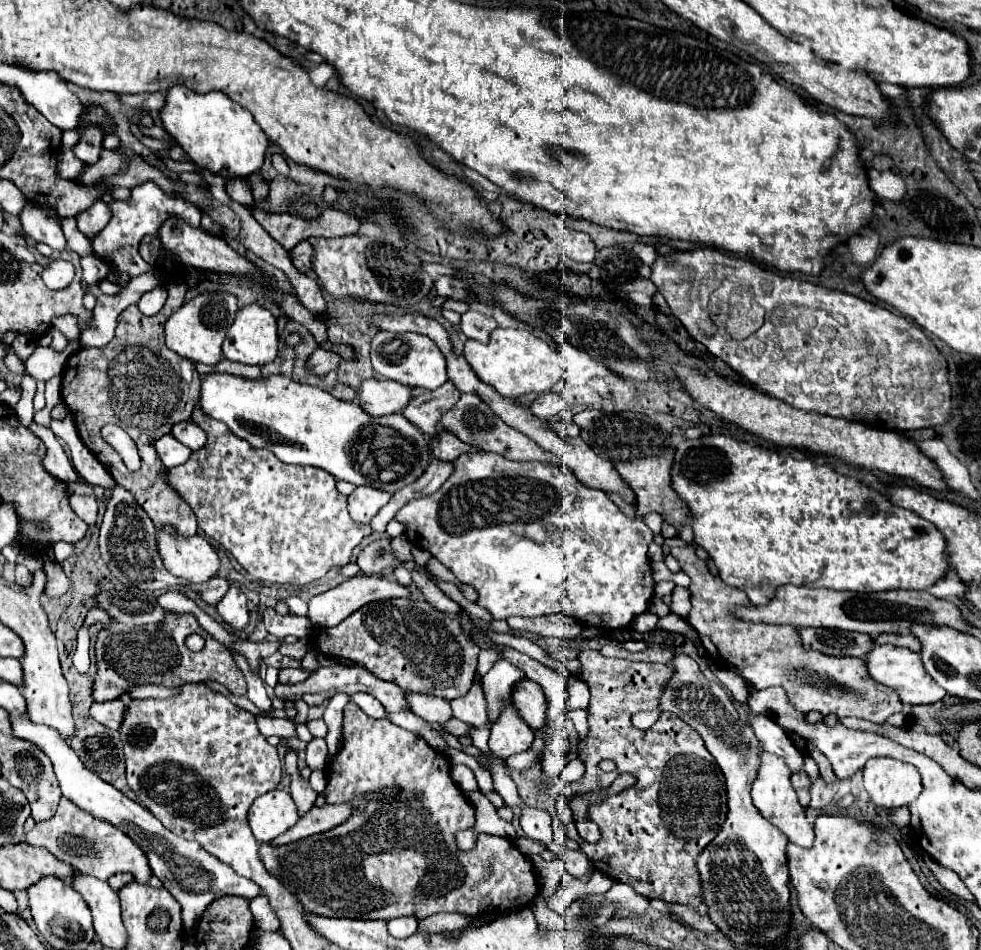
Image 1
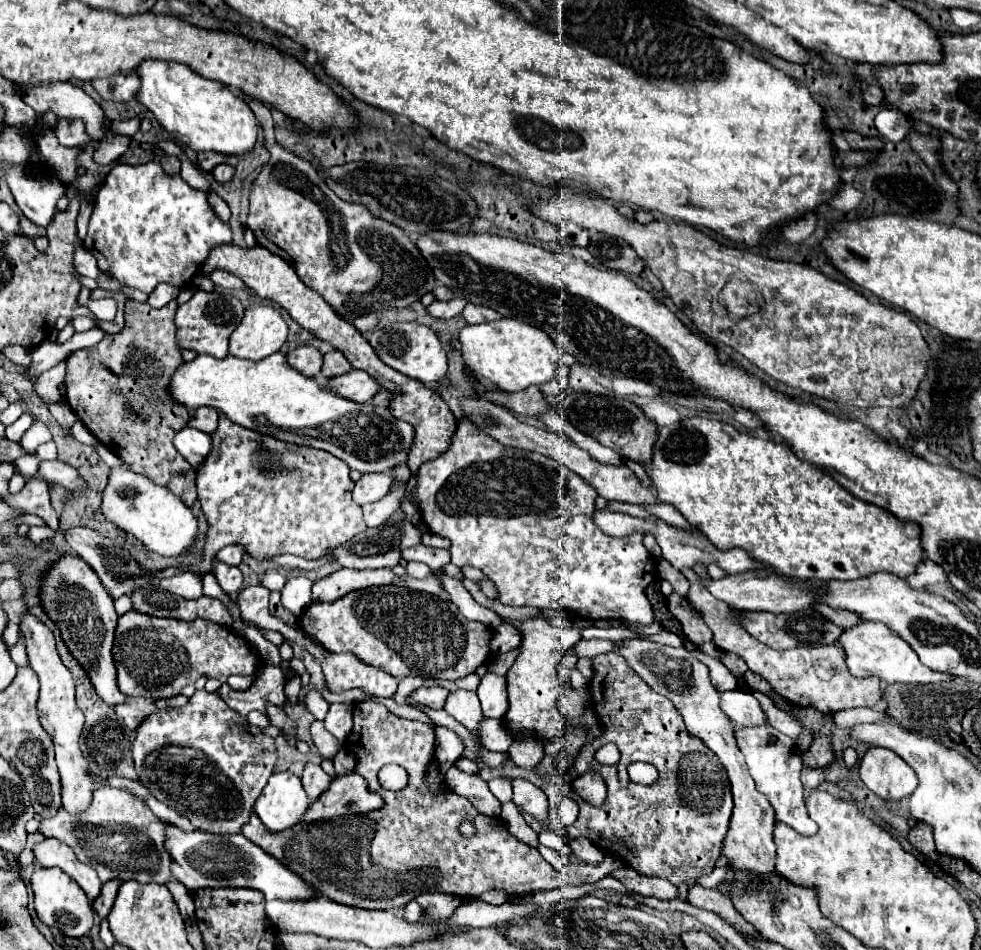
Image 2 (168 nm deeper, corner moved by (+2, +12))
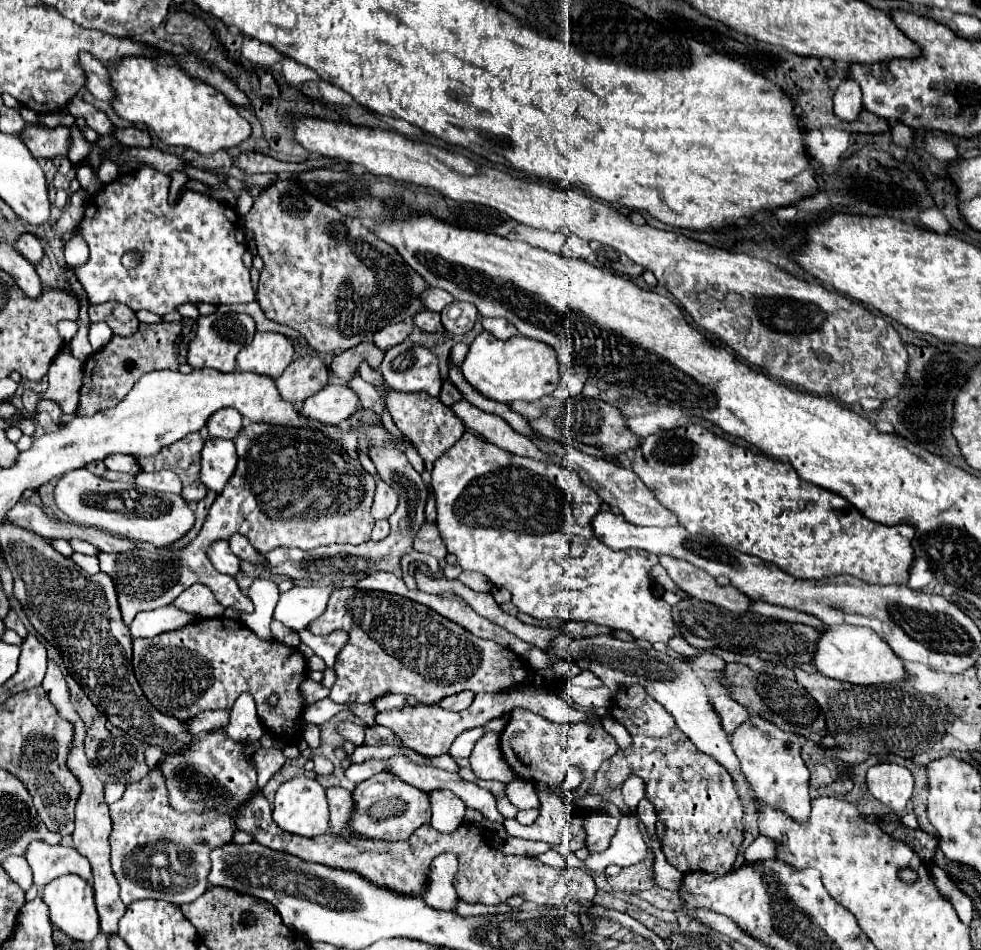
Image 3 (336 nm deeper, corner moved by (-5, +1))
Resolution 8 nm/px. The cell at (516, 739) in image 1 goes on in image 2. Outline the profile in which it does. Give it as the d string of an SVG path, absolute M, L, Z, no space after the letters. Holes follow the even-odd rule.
M516 736L512 738L512 746L508 748L508 754L516 766L534 768L544 756L542 740L536 736Z

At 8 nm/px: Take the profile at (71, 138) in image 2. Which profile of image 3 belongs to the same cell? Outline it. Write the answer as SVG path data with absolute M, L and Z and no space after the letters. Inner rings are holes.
M27 127L17 133L31 155L37 157L55 157L55 155L67 155L69 151L69 129L67 127L55 127L55 129L43 129L43 127Z

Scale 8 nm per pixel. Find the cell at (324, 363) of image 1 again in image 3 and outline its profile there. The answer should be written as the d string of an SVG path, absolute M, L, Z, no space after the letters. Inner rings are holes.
M309 353L295 359L291 367L279 379L275 379L275 385L281 399L293 405L301 405L301 401L317 393L323 385L327 385L327 381L327 365L317 355Z

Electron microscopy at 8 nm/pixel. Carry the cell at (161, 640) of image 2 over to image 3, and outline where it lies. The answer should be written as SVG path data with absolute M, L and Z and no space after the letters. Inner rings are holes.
M199 619L187 625L187 629L179 629L179 633L163 633L147 641L133 641L133 669L145 697L163 715L189 721L197 713L207 709L231 709L241 693L249 693L257 703L257 715L265 731L275 739L287 739L289 745L299 743L295 741L299 737L299 727L295 723L299 721L305 709L305 699L301 697L299 687L309 675L307 659L303 661L303 655L285 643L279 643L275 639L259 639L247 625L243 625L237 619ZM271 693L279 695L279 703L273 709L267 705L267 697Z

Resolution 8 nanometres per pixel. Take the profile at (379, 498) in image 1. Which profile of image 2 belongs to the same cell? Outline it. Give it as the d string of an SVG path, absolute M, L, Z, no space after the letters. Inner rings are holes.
M364 474L352 492L352 498L356 504L364 506L368 502L376 502L380 500L388 488L392 486L392 478L388 474Z

